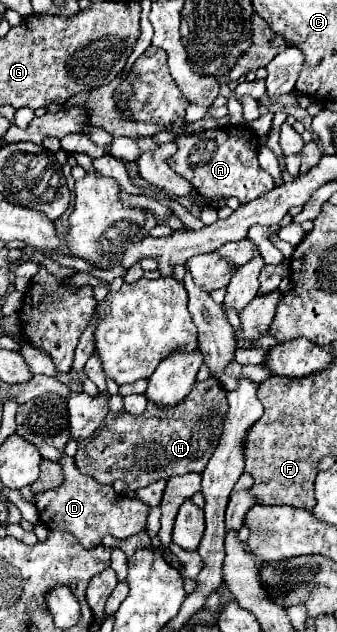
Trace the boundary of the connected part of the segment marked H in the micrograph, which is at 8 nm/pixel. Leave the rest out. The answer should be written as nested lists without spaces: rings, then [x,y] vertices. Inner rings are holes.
[[[208,378],[196,382],[184,402],[172,410],[148,404],[142,416],[122,412],[110,418],[96,436],[76,452],[76,466],[80,472],[100,480],[102,484],[124,480],[130,490],[140,490],[156,480],[166,480],[168,476],[204,472],[222,434],[228,412],[226,394],[228,392],[214,378]]]

